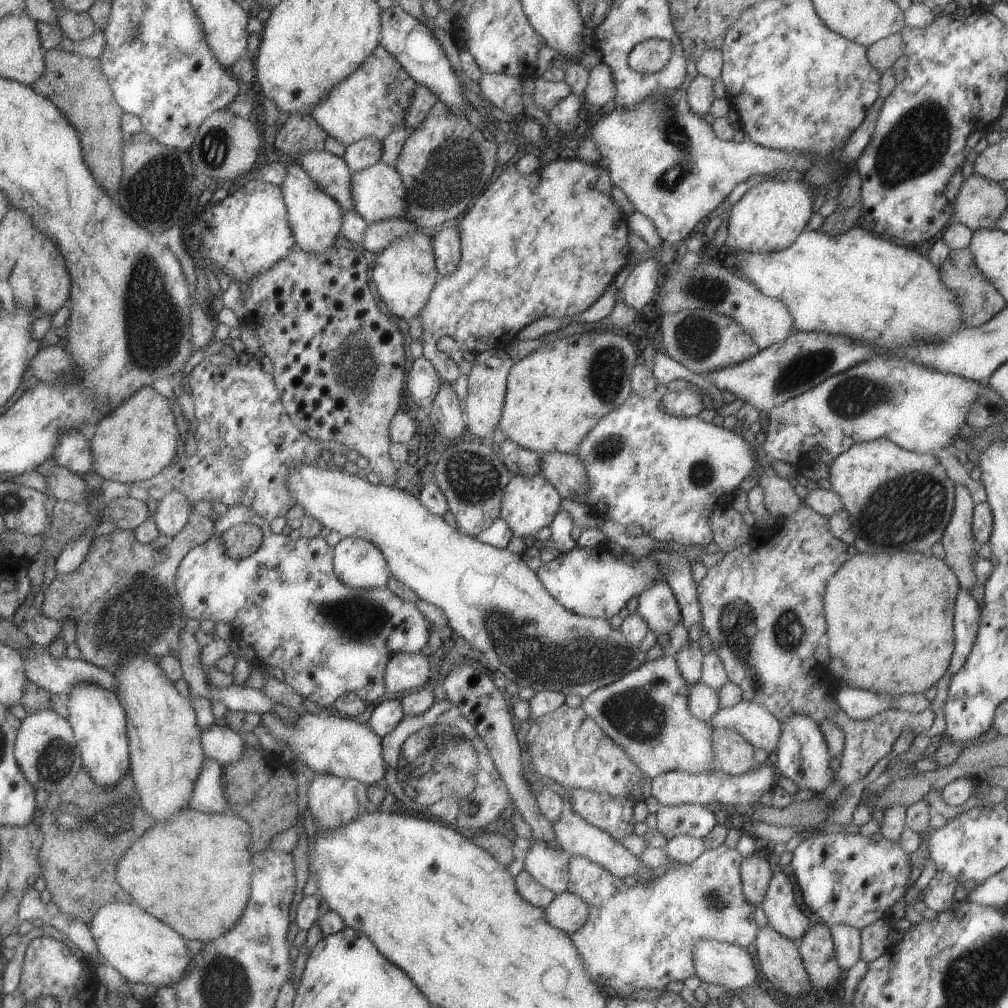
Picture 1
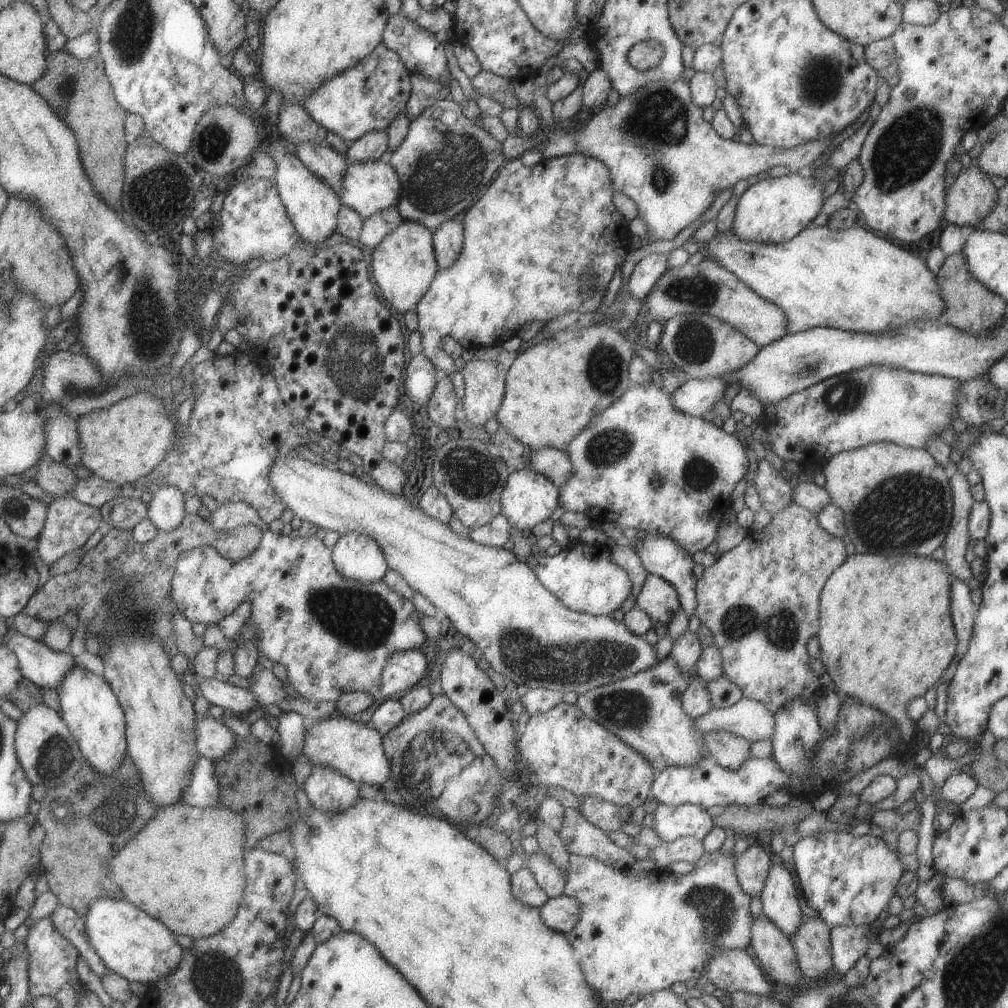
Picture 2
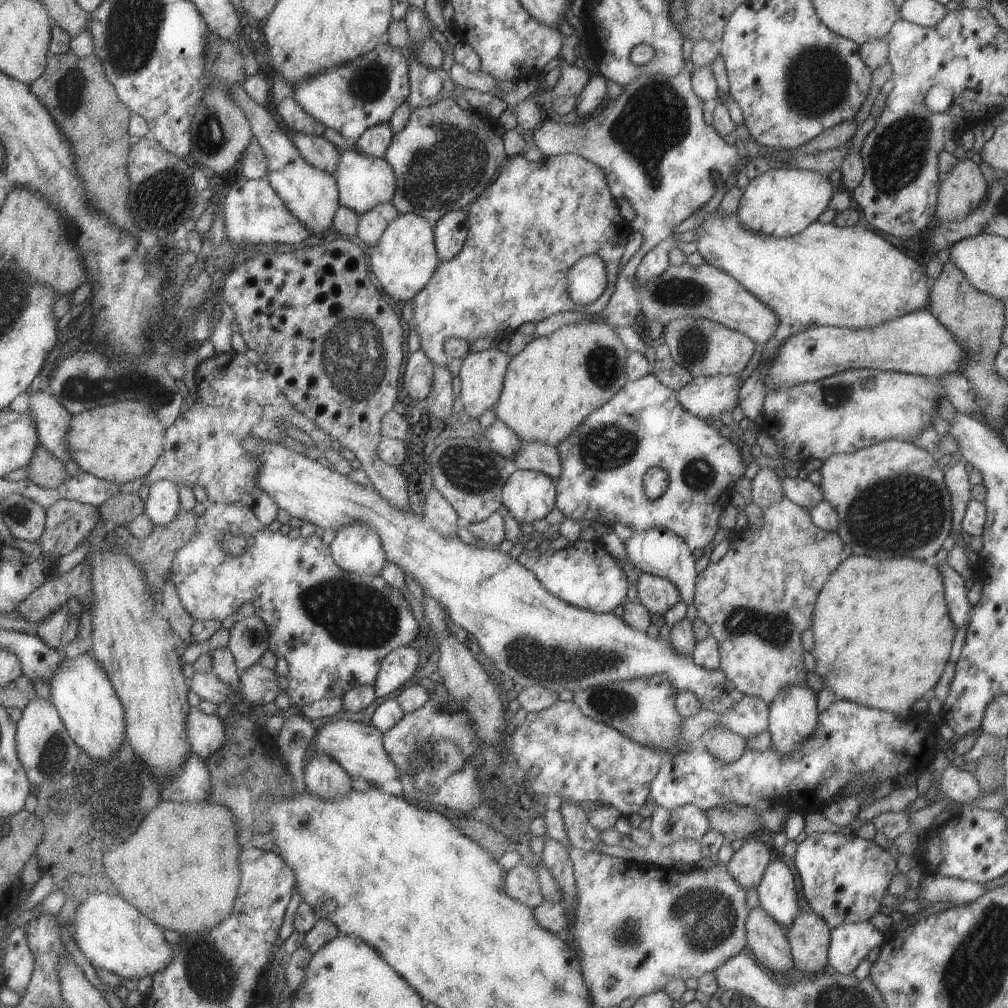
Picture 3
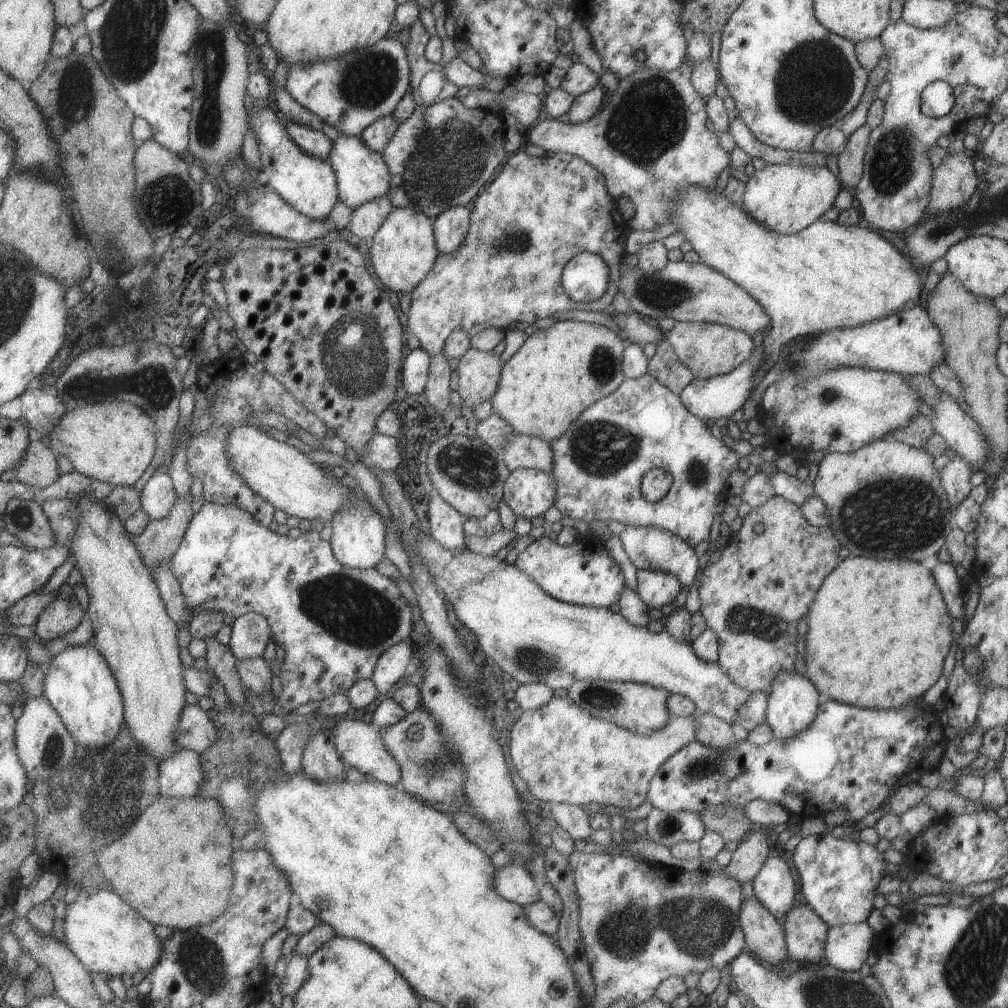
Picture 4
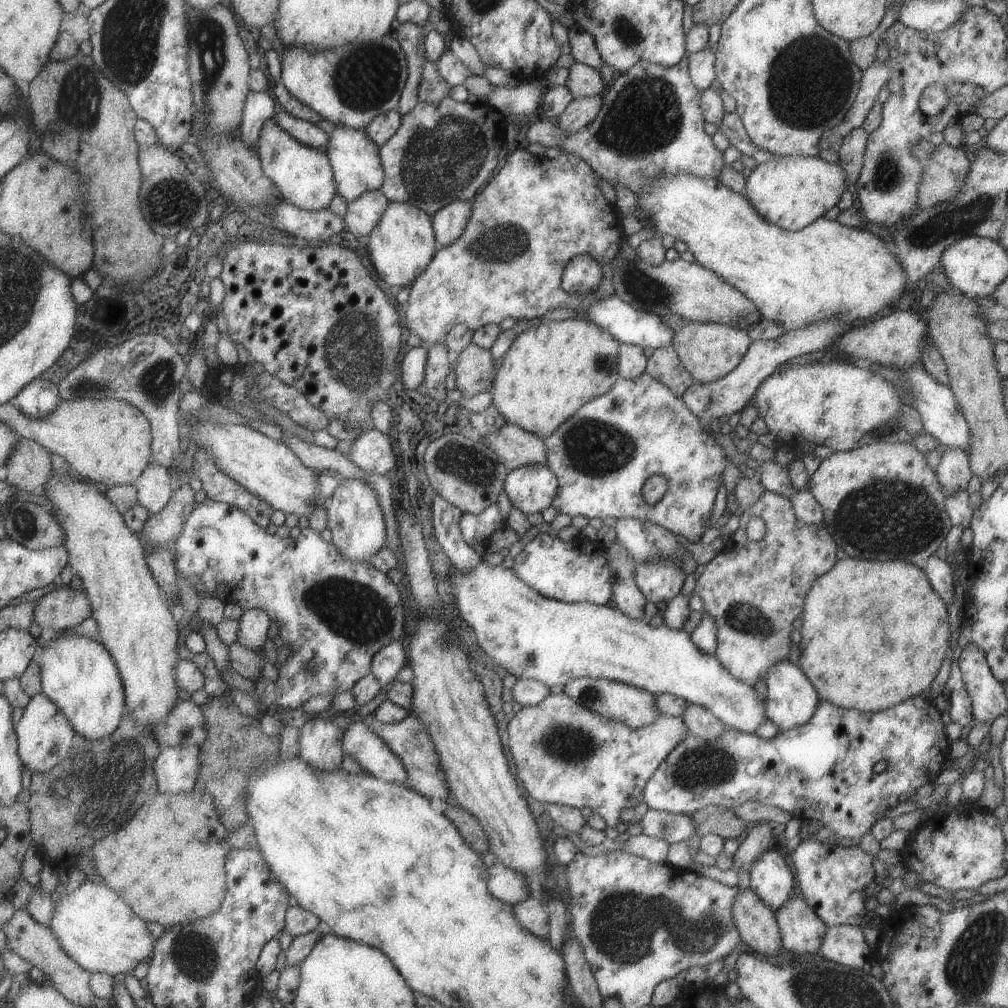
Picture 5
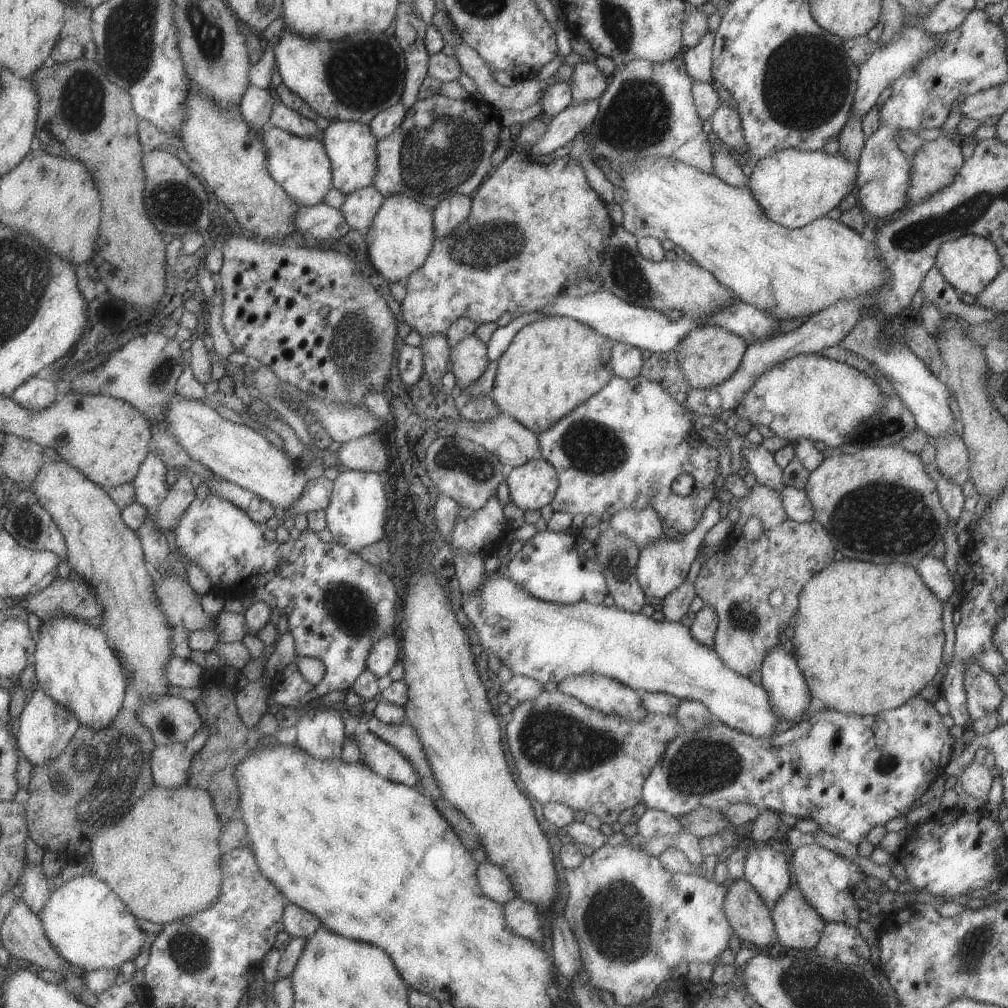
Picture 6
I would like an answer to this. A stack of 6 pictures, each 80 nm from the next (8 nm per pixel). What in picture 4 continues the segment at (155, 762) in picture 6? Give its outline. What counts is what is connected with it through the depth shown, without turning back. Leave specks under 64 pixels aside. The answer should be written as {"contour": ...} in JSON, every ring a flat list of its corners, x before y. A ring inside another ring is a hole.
{"contour":[[179,747,170,757,165,757,158,764,158,792,163,798,191,798,198,794,204,781,199,753]]}

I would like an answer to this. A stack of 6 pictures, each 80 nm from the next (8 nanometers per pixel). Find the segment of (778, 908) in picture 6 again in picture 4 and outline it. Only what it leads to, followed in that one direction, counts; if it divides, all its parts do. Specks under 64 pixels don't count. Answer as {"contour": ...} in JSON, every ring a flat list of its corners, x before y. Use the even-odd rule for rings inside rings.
{"contour":[[793,905,780,921,784,928,786,953,796,965,823,962,828,924,812,908]]}

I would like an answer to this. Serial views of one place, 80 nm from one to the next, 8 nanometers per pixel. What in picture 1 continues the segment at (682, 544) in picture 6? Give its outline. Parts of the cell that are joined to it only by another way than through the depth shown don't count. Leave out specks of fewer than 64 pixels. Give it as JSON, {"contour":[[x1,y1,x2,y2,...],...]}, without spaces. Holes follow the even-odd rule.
{"contour":[[664,580,649,582,645,590,637,596,637,611,647,629,656,635,669,634,679,620,681,614,679,606,671,588]]}

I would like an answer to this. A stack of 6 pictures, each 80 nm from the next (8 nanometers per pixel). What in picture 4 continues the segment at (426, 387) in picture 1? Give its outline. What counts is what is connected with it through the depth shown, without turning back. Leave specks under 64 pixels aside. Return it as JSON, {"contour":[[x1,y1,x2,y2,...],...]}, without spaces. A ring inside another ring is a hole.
{"contour":[[423,349,410,350,401,364,401,382,406,394,421,394,424,392,430,354]]}

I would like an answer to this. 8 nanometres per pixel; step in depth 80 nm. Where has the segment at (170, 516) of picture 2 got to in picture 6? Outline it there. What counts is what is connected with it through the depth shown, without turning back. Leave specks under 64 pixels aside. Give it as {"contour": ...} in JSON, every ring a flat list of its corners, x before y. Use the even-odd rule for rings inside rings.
{"contour":[[149,451,131,482,134,502,142,504,149,512,157,508,168,493,165,473,169,470,155,453]]}

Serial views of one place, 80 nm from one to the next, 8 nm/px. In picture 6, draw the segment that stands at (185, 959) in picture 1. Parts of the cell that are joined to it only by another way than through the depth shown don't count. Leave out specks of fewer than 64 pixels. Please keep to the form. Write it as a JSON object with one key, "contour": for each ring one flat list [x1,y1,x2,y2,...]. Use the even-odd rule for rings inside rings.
{"contour":[[95,876,64,878,60,888,48,892,44,909,37,915,44,928,44,936,69,965,85,971,117,969,123,962,139,954,145,934,121,899]]}

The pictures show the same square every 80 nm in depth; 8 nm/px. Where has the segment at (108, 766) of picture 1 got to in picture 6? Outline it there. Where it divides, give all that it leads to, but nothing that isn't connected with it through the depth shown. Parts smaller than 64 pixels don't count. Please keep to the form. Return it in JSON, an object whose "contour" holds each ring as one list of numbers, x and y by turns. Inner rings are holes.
{"contour":[[54,616,41,622,36,637,33,666,37,688,75,716,79,727,91,730,109,726,122,707,128,682,101,627,92,628,74,617]]}

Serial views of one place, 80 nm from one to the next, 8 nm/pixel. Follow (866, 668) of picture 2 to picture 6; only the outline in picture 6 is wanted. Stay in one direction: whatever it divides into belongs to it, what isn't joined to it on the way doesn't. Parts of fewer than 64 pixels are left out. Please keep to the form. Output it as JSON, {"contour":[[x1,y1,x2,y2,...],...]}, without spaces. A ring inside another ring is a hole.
{"contour":[[837,560,828,564,823,570,815,573,803,585,798,594,798,607,796,610,796,623,794,624,794,635,791,638,792,650,796,658,797,666,803,673,810,697,813,703,822,705,828,709,852,714,852,715,878,715,879,712,894,709,906,700,918,694,926,684,933,683,933,676,939,670,941,664,941,647,943,646,943,630,941,629,941,609,942,602,927,590,925,584,915,569,908,564,885,564,885,566,875,566,867,564,865,561]]}

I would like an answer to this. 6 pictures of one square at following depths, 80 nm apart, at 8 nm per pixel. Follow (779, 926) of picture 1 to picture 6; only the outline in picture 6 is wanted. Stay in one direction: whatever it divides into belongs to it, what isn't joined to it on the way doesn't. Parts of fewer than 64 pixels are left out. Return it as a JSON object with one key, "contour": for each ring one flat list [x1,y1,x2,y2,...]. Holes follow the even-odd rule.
{"contour":[[757,844,746,851,744,880,755,889,767,906,775,904,791,882,785,856,771,849,768,844]]}

